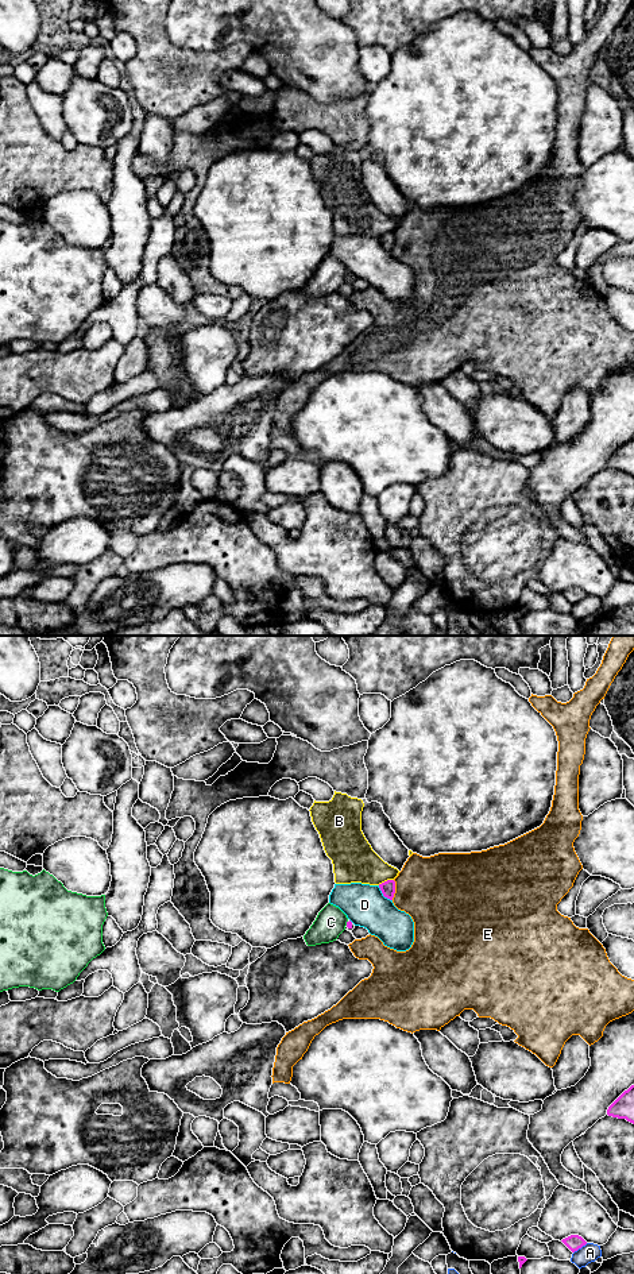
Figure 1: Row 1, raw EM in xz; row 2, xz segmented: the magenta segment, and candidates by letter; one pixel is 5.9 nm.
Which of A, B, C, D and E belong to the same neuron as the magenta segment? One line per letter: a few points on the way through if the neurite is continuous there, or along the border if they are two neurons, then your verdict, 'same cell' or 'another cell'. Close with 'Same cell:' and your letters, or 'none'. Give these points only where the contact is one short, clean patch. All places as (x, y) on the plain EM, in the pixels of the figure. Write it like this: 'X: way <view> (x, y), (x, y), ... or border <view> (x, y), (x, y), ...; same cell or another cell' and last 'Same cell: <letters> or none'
A: another cell
B: another cell
C: another cell
D: another cell
E: another cell
Same cell: none

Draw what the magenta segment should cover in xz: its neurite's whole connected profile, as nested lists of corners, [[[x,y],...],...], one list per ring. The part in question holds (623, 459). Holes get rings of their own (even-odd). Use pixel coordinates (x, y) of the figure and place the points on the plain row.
[[[634,437],[625,443],[607,462],[607,467],[634,476]]]

